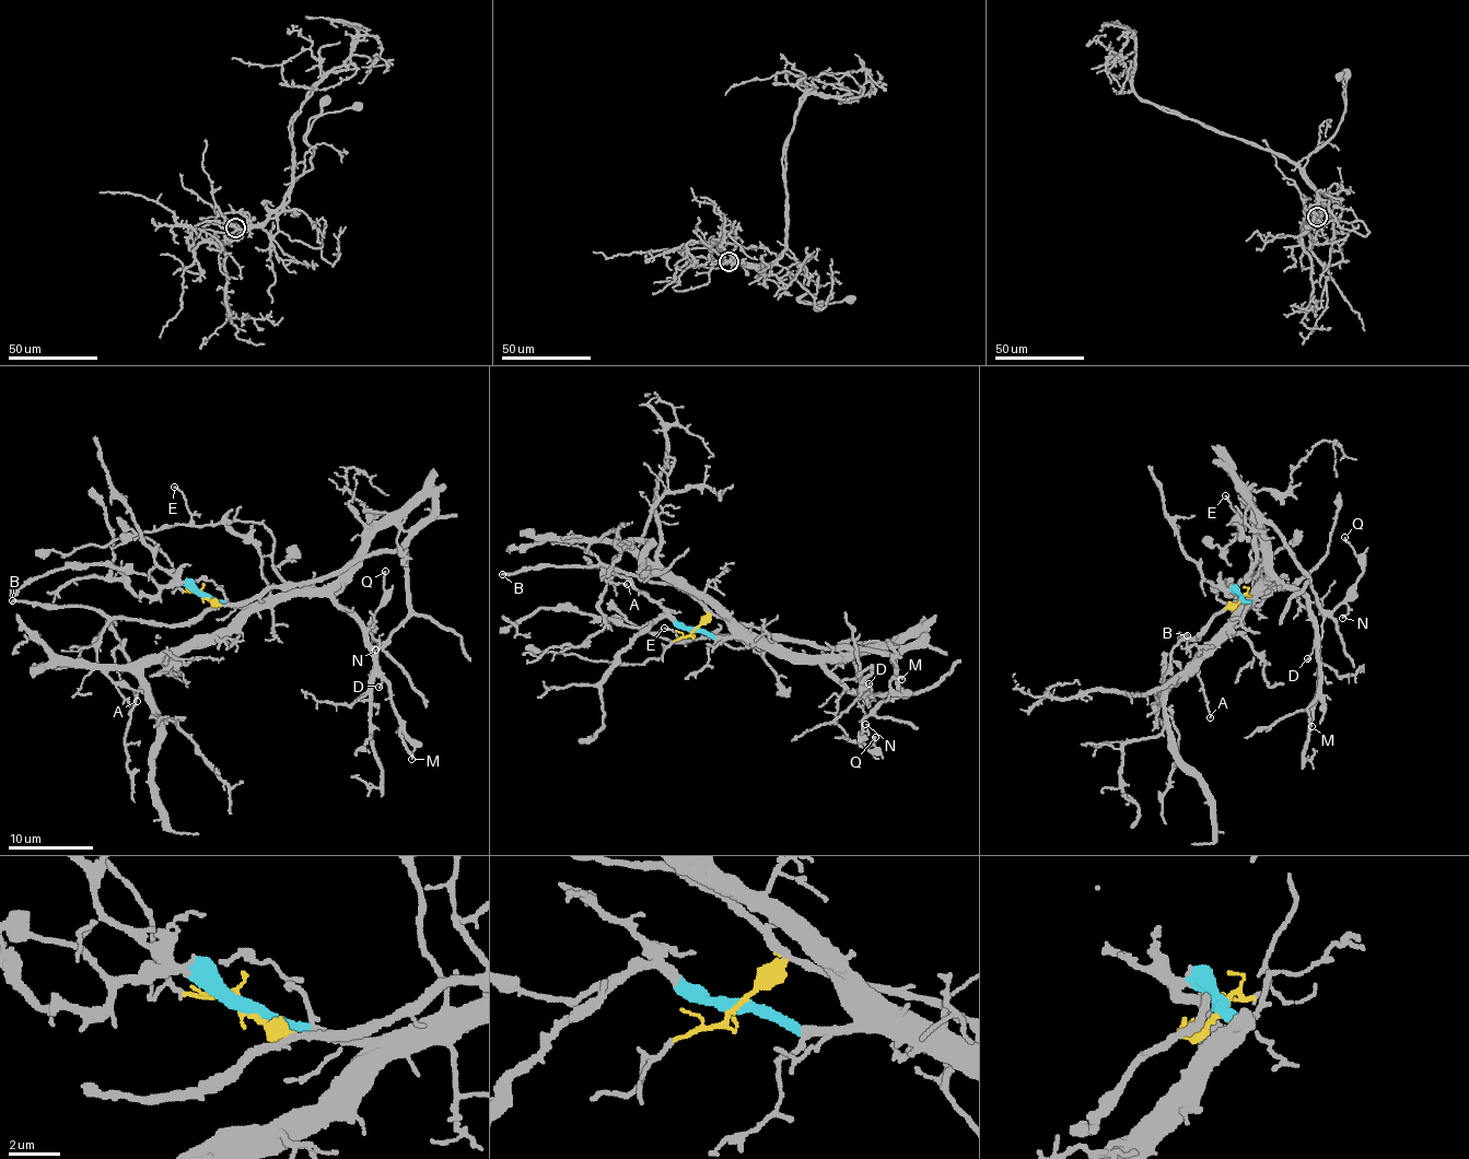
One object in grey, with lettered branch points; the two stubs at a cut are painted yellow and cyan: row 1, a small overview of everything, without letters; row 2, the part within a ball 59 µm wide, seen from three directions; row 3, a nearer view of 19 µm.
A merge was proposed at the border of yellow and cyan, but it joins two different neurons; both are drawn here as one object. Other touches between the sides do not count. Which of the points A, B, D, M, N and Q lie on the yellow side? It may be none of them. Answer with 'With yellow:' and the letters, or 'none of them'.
With yellow: B, N, Q

